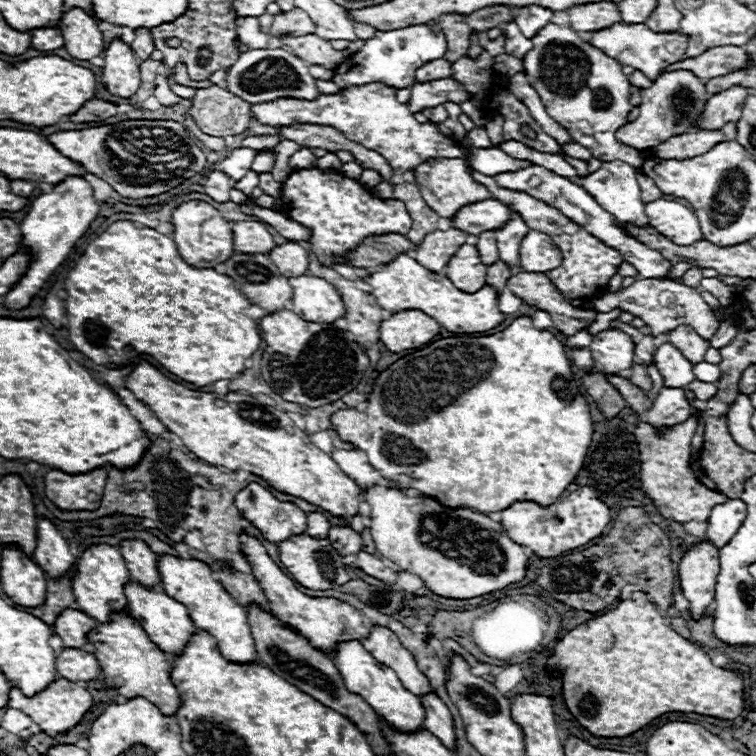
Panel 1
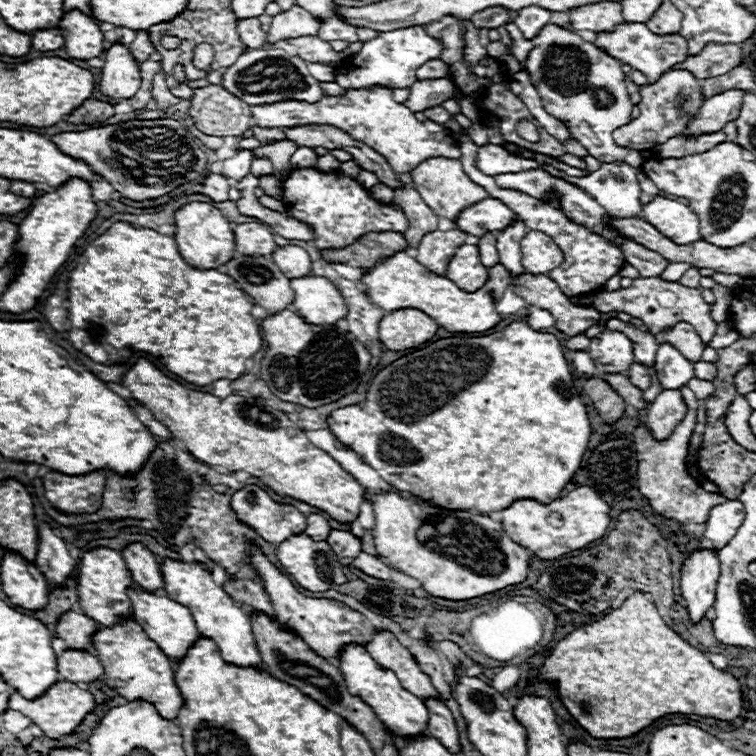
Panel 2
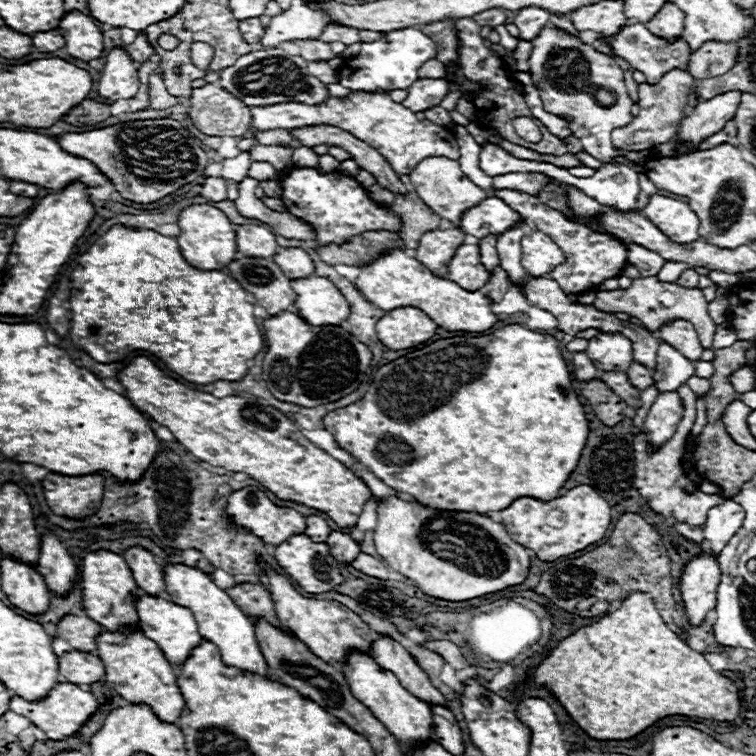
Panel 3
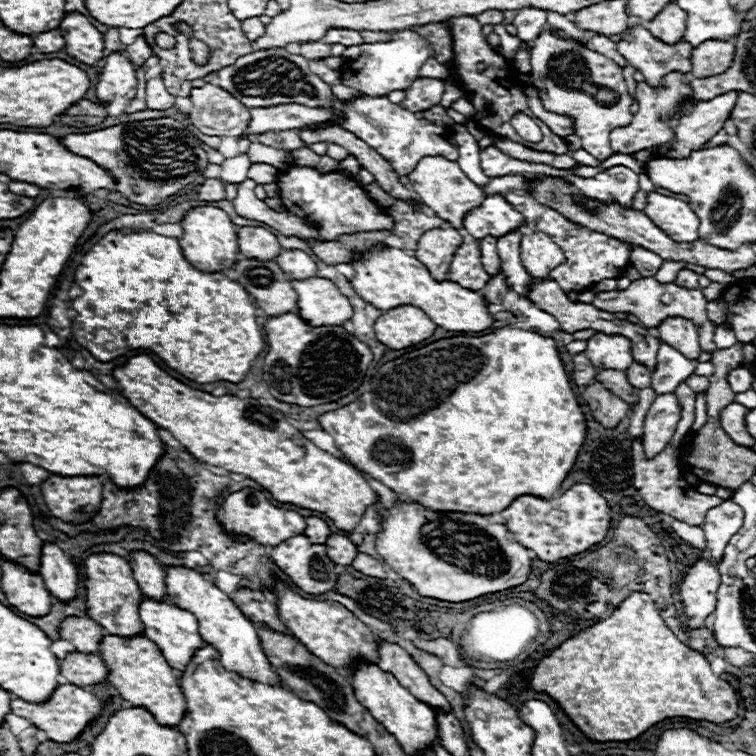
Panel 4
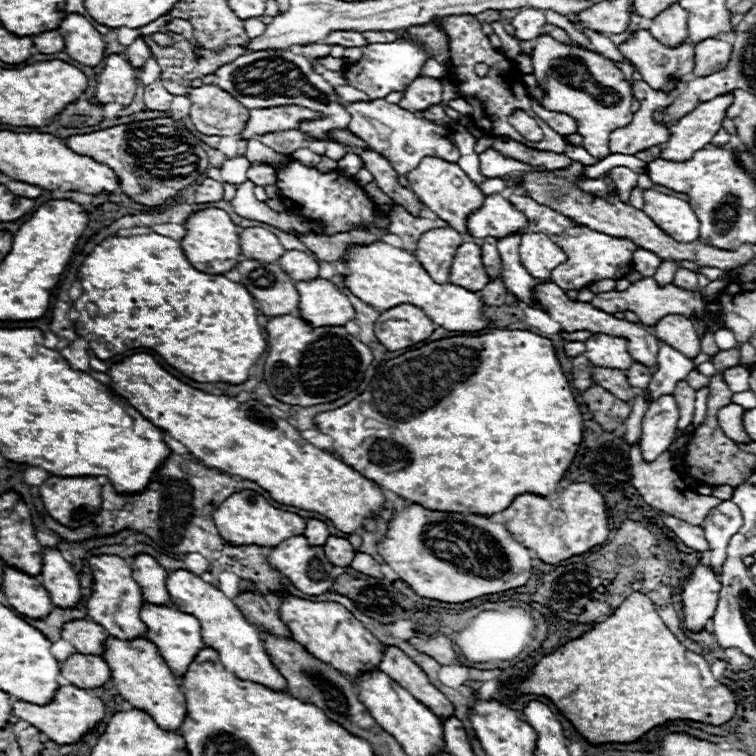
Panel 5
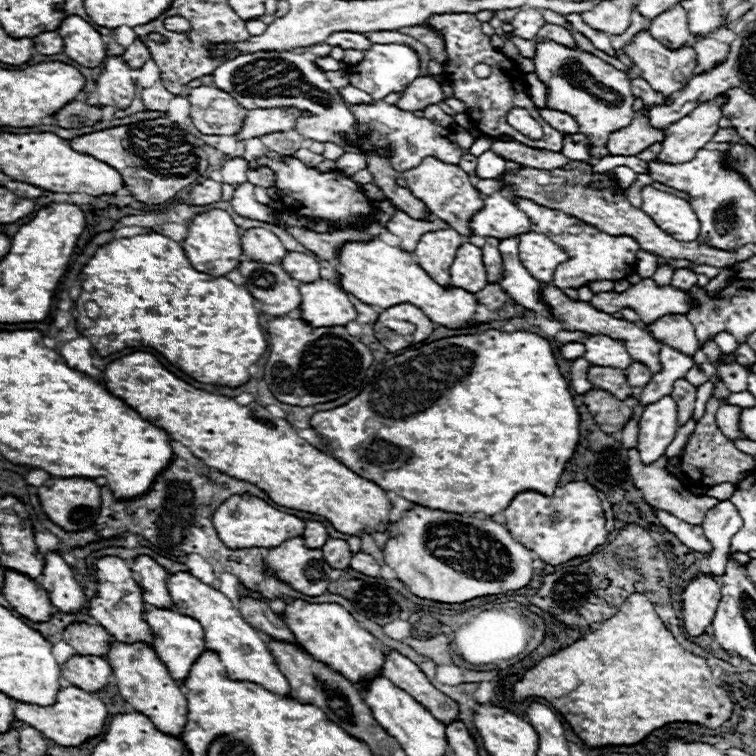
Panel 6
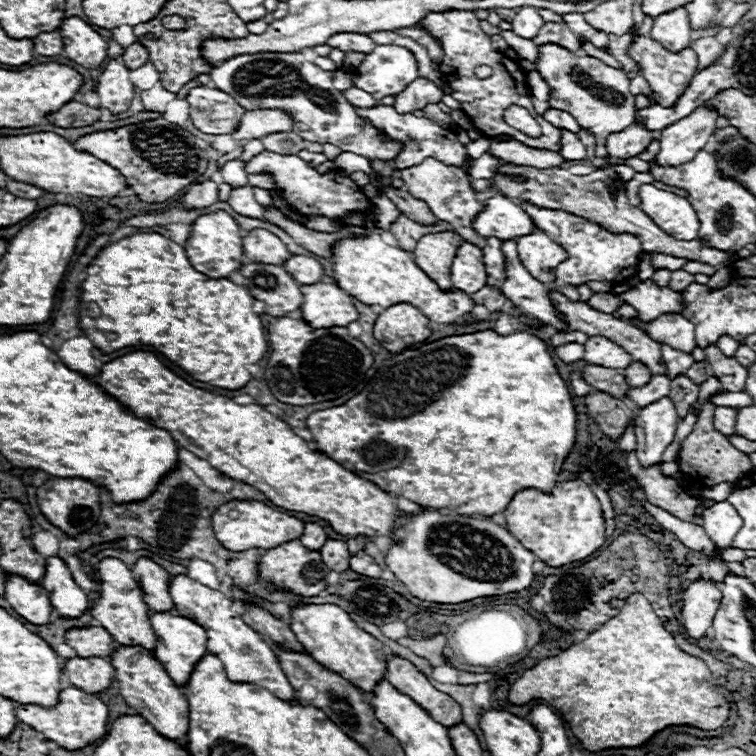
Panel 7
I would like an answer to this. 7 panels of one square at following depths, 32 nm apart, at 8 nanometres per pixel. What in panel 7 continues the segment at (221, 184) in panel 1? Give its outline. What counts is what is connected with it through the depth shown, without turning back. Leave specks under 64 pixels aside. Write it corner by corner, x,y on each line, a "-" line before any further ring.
206,180
202,184
194,184
188,190
188,194
184,196
186,208
206,208
214,202
218,202
218,184
212,180

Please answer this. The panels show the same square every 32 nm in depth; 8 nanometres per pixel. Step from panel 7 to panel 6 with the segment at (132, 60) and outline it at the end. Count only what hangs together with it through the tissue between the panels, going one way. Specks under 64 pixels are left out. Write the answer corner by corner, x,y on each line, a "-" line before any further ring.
136,40
134,44
130,44
126,48
126,52
122,54
122,58
130,64
130,68
140,68
150,58
150,50
144,46
142,40

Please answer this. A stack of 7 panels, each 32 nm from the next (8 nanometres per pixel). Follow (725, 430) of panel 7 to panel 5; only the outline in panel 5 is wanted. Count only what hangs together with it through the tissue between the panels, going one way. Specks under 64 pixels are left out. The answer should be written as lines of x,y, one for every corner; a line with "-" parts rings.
728,404
718,412
718,422
720,428
726,432
726,436
730,436
730,440
734,442
752,442
752,438
746,434
744,424
742,424
742,416
744,416
744,408
738,404

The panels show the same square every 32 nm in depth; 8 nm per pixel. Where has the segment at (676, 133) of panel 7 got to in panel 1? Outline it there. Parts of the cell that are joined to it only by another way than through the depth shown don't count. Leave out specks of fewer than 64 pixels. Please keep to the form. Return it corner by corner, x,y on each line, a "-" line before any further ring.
732,86
728,90
722,90
710,98
710,104
706,104
706,112
702,114
702,124
696,124
704,130
720,130
726,122
738,122
740,112
744,108
744,100
750,94
744,86

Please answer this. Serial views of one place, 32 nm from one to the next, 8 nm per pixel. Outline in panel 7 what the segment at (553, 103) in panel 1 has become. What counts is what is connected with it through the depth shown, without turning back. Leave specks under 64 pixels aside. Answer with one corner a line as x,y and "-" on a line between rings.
542,44
538,48
536,70
550,86
550,108
570,112
578,120
580,128
594,134
596,156
606,158
608,152
604,144
608,134
620,132
634,122
634,94
630,94
630,80
626,78
626,72
616,70
594,56
558,48
558,44

